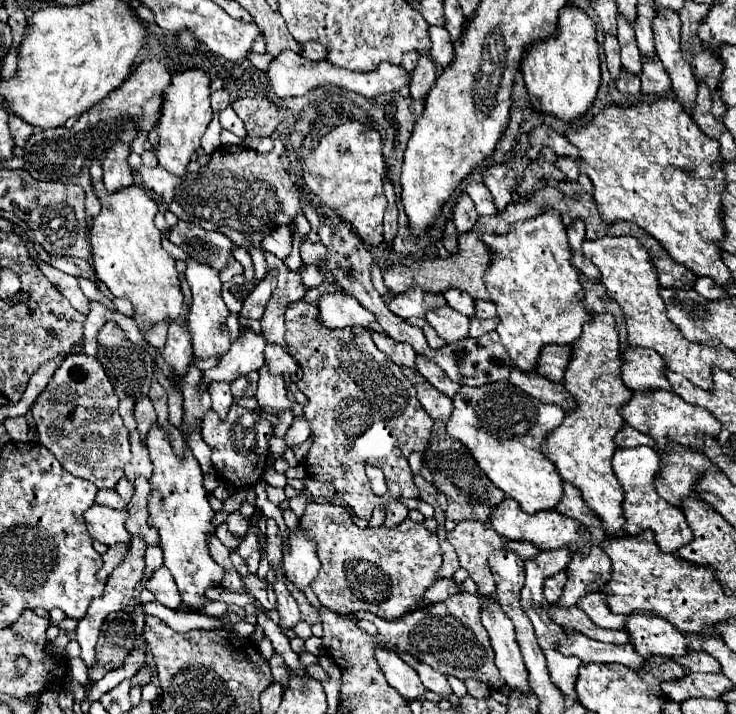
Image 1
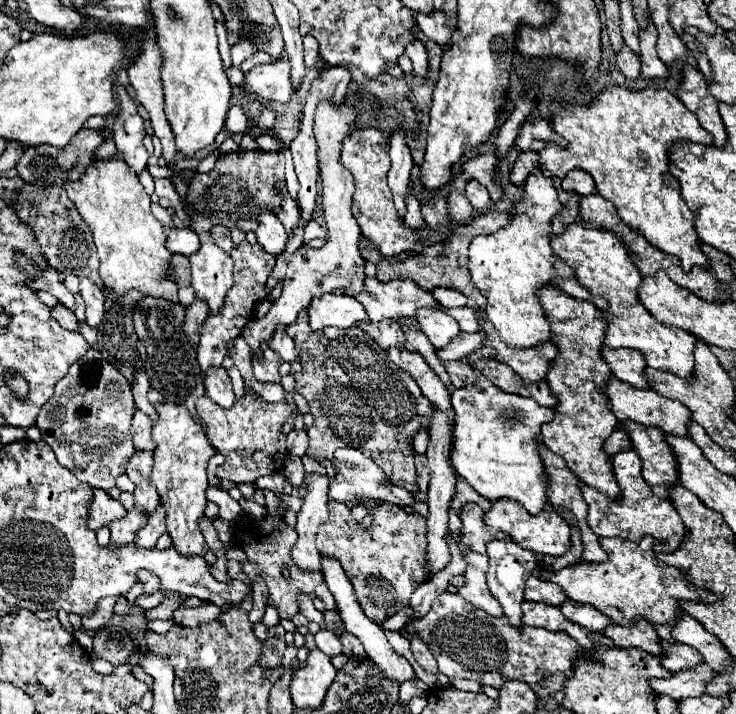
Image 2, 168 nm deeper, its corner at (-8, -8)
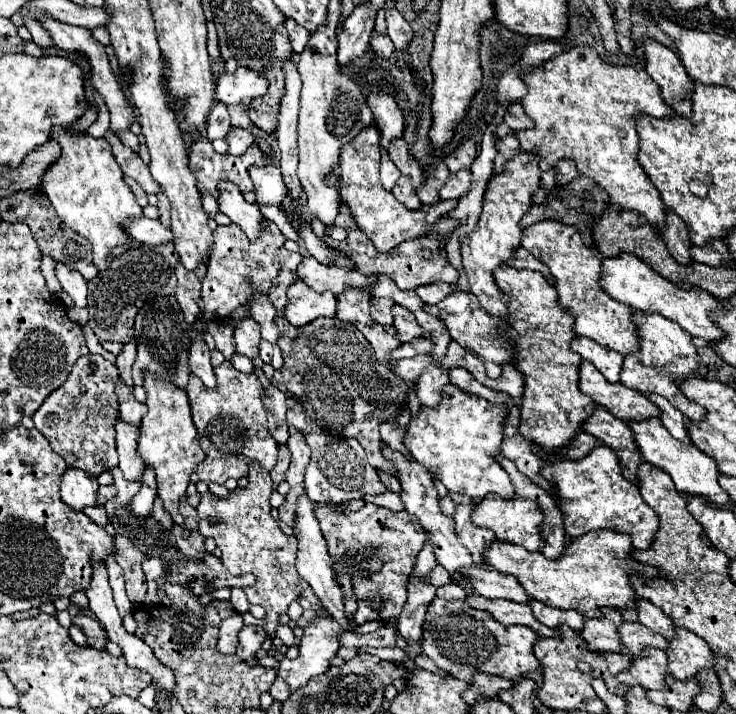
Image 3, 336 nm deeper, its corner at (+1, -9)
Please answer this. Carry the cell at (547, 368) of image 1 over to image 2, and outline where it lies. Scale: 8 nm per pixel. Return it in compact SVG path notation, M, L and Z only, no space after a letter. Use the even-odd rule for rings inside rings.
M484 318L484 322L480 322L480 332L486 334L482 346L492 348L496 354L496 360L508 364L524 382L534 384L534 382L546 378L546 372L550 370L552 360L556 358L556 346L552 342L544 342L540 346L532 346L532 348L524 348L524 350L510 348L494 332L494 326L488 322L488 318Z

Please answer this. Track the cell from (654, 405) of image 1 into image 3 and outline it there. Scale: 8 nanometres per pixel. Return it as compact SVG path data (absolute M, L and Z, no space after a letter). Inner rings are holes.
M581 361L579 389L589 395L597 405L607 407L621 421L647 421L659 417L661 411L643 393L625 387L623 383L609 383L587 361Z

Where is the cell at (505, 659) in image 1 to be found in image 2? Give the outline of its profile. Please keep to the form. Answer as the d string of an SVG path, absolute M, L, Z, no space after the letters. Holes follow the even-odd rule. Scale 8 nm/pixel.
M456 532L452 534L454 542L458 544L464 560L466 560L466 570L464 570L464 584L458 588L458 594L462 598L466 598L470 604L486 610L488 614L500 618L504 612L500 608L500 604L496 602L496 598L490 594L488 590L488 584L486 584L486 568L488 568L488 558L482 556L482 554L476 554L476 552L470 552L470 550L464 550L460 538L462 538L462 532Z

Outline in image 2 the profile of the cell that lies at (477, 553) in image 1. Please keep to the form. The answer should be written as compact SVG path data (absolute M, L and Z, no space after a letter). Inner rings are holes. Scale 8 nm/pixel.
M468 504L464 506L464 510L460 510L460 520L462 520L462 542L468 550L472 552L480 552L486 554L486 542L494 540L494 538L508 538L504 532L500 530L492 530L482 522L484 510L476 504Z

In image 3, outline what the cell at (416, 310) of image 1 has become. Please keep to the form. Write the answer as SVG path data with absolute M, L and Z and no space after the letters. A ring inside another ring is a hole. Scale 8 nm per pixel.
M311 255L303 257L303 263L299 265L299 277L317 293L331 291L333 295L339 295L349 287L355 287L355 289L367 293L367 285L375 283L373 277L365 277L359 271L345 271L339 267L327 267Z

